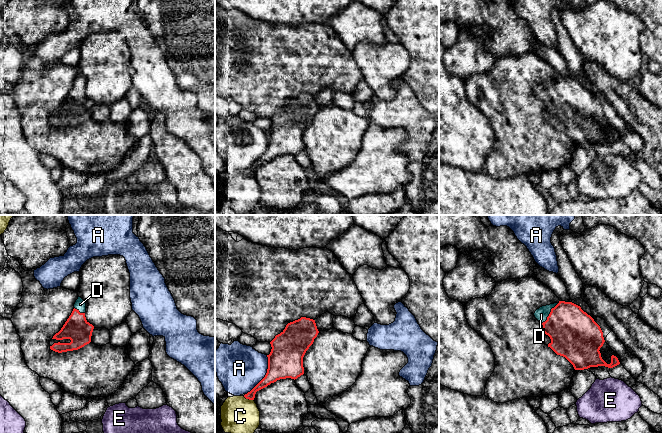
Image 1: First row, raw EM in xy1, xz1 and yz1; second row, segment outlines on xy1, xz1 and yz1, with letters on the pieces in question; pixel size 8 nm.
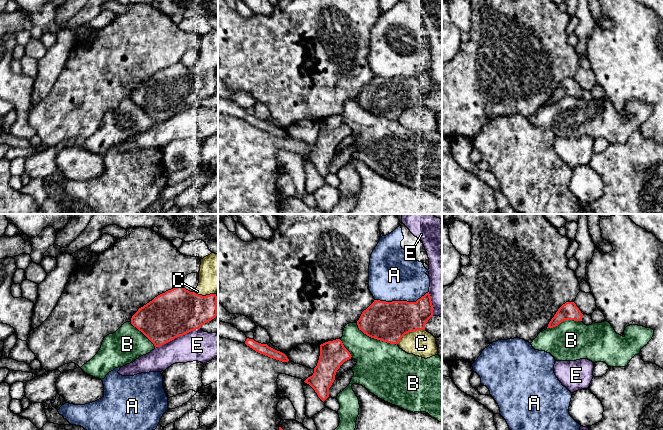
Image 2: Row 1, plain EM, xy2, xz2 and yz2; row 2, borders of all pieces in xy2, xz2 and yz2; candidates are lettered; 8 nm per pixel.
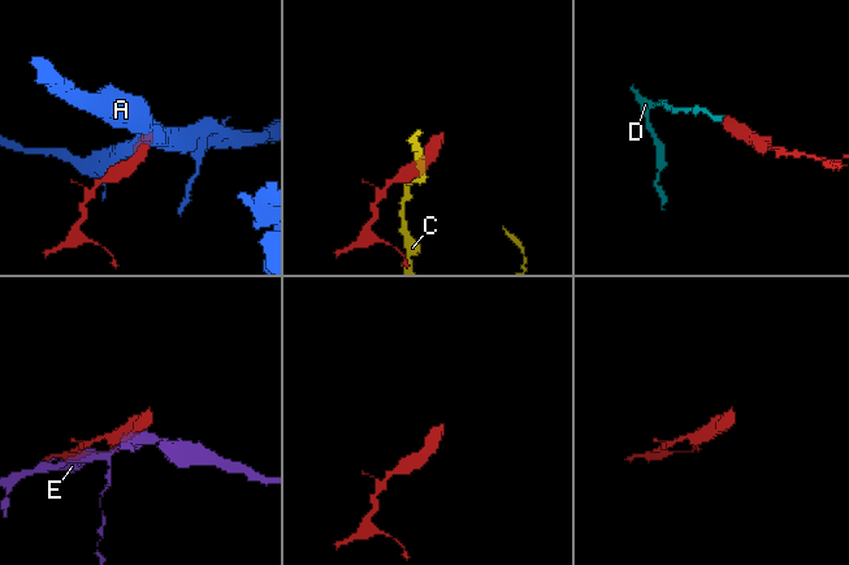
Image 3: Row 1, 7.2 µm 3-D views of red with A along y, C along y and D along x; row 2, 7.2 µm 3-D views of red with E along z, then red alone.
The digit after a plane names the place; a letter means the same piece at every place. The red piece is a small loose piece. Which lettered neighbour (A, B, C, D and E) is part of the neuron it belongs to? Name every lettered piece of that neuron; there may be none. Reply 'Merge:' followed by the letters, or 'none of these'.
Merge: D

